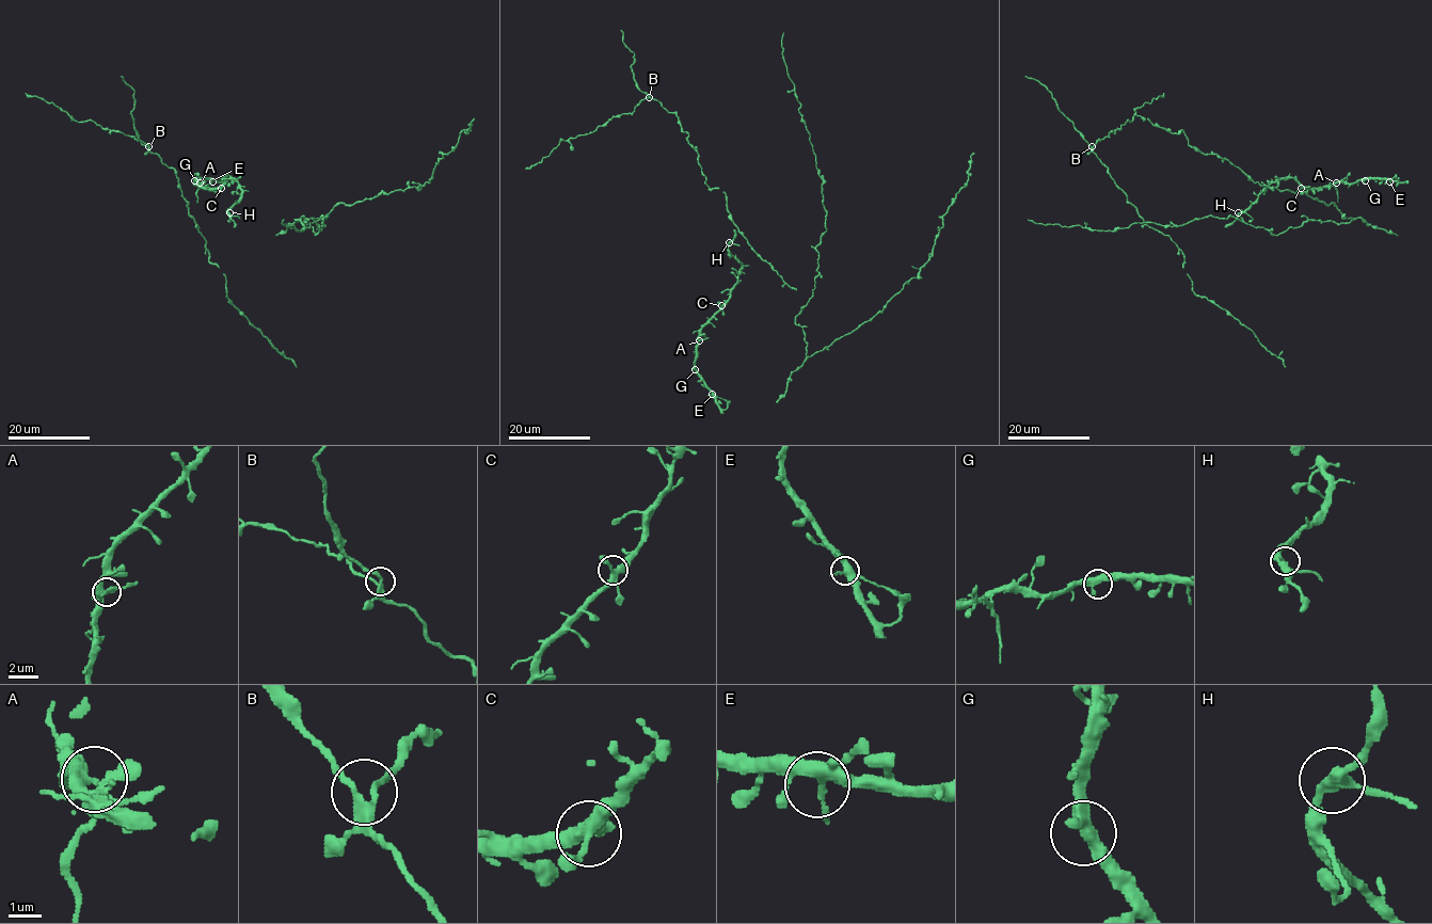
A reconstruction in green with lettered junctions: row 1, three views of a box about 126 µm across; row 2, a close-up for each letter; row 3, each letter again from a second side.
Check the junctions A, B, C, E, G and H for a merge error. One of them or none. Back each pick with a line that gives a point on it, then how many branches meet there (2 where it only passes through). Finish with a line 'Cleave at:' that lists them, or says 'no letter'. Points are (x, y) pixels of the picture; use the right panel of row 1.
A: at (1336, 182); 4 branches meet
Cleave at: A

